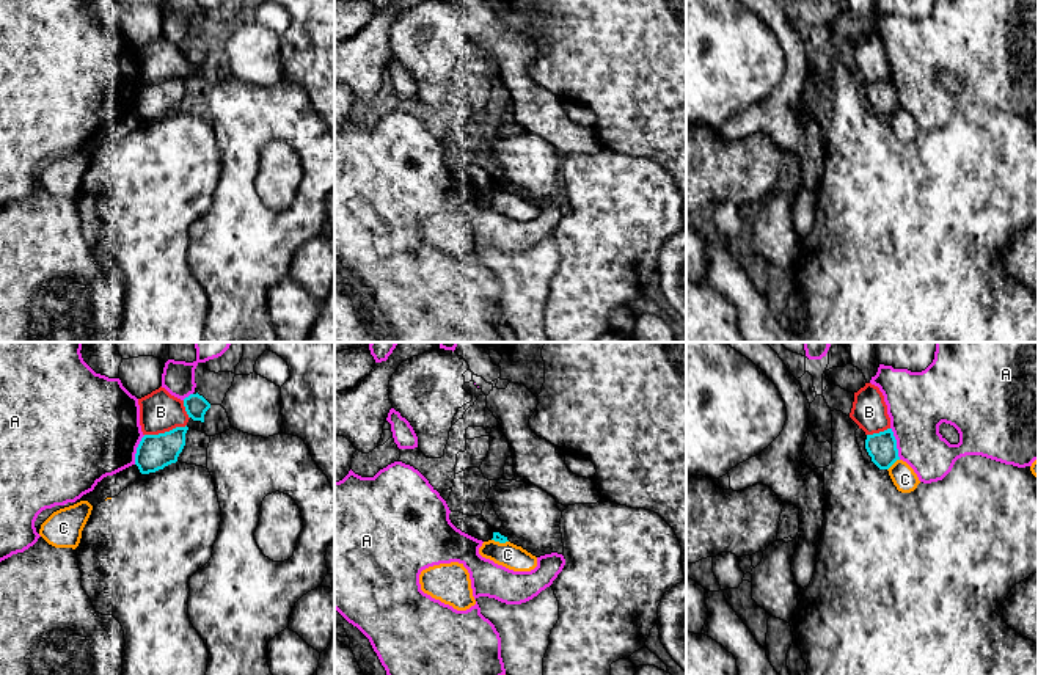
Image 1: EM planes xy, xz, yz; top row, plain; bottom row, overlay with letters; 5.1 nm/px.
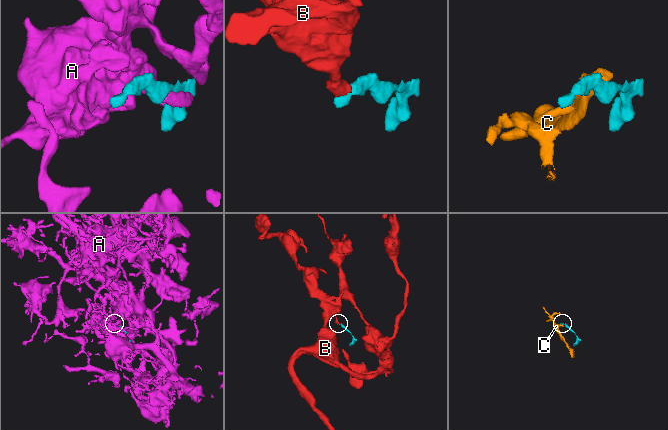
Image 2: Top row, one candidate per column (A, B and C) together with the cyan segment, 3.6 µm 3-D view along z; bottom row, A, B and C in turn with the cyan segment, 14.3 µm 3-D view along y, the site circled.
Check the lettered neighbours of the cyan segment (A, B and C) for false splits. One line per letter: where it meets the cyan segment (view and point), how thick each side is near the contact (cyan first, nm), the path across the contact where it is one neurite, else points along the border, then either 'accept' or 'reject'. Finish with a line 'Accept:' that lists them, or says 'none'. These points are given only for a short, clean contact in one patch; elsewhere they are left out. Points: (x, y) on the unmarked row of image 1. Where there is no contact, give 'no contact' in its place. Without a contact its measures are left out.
A: contact yz (895, 91); calibres 150 and 320 nm; reject
B: contact xy (165, 80); calibres 180 and 200 nm; border xy (186, 72), (145, 83); reject
C: contact yz (892, 112); calibres 150 and 120 nm; border yz (899, 107), (888, 118); reject
Accept: none

